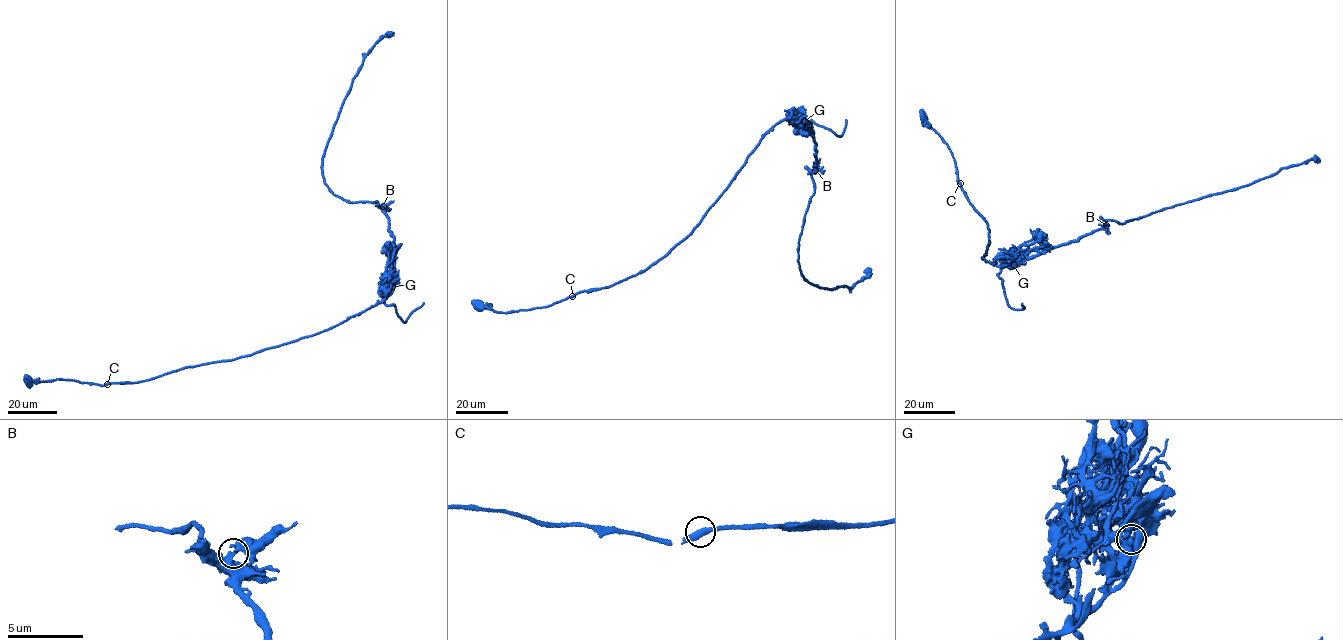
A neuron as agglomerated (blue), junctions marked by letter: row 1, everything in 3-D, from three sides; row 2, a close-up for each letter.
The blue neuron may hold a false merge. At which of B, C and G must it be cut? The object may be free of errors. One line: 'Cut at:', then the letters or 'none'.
Cut at: G

